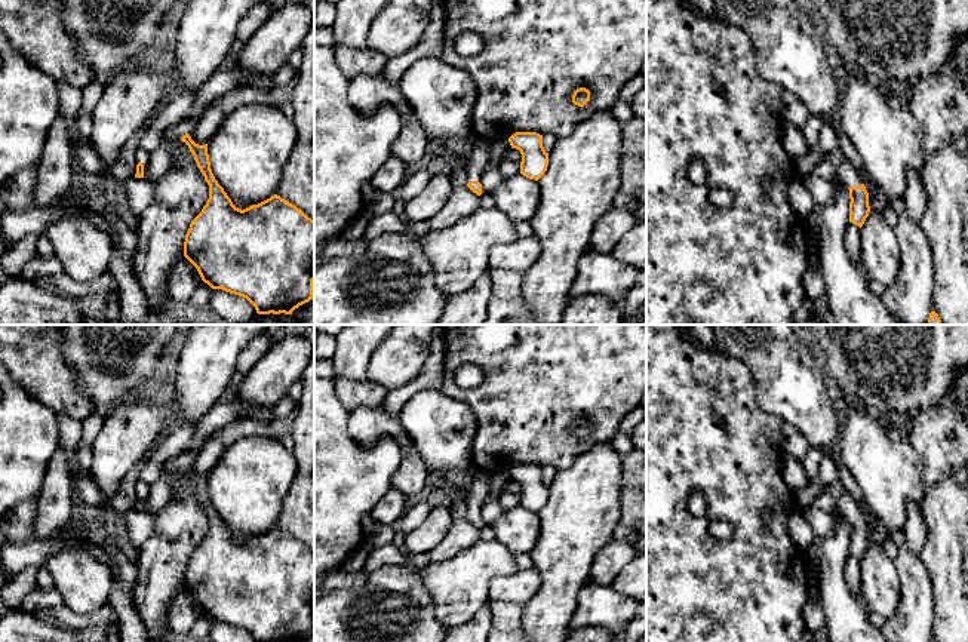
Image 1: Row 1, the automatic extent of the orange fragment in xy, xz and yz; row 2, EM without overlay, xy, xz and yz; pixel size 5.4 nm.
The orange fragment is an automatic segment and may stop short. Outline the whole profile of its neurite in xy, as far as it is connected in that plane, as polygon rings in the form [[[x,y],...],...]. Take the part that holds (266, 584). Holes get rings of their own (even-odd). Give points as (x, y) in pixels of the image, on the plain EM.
[[[188,466],[181,473],[188,477],[209,517],[209,531],[191,553],[184,574],[184,589],[197,600],[202,612],[212,621],[222,621],[246,630],[255,642],[295,642],[313,632],[314,553],[277,526],[243,543],[236,540],[212,506],[208,476],[196,476]]]

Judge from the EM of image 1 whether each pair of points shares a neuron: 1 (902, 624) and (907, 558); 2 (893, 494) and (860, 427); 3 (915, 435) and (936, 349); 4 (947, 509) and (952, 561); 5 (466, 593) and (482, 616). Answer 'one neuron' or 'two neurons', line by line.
1: one neuron
2: one neuron
3: two neurons
4: one neuron
5: two neurons

